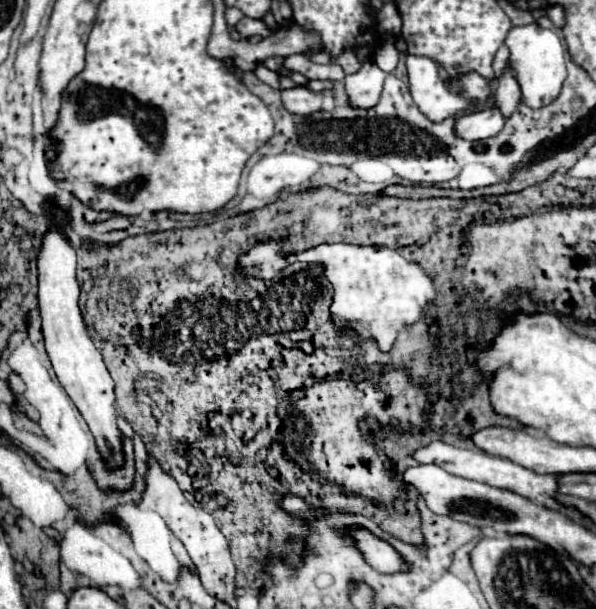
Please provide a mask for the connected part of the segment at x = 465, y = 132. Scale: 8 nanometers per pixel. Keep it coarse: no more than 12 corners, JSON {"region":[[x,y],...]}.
{"region":[[496,107],[458,119],[456,133],[468,141],[494,137],[506,119]]}

